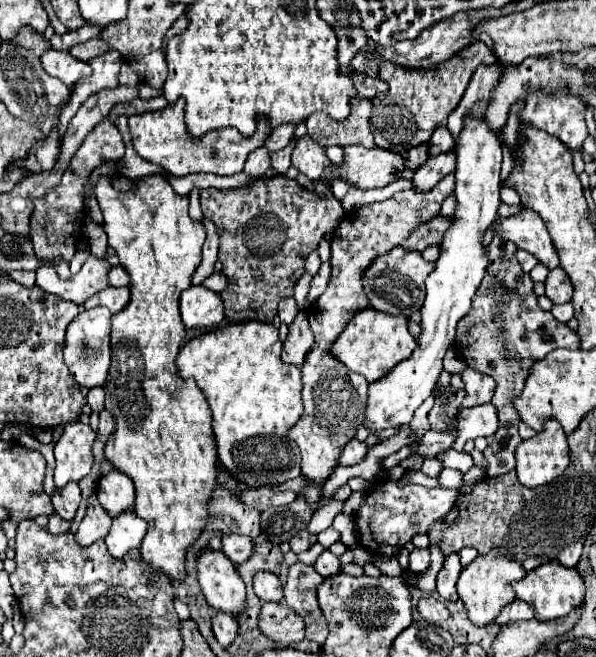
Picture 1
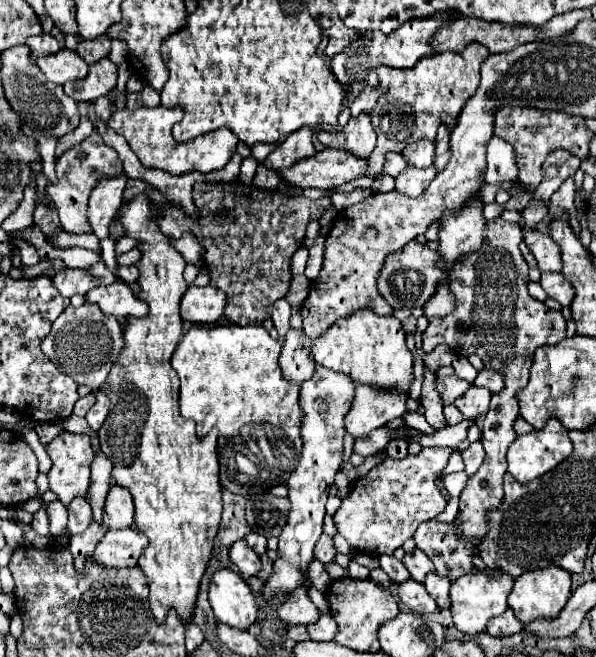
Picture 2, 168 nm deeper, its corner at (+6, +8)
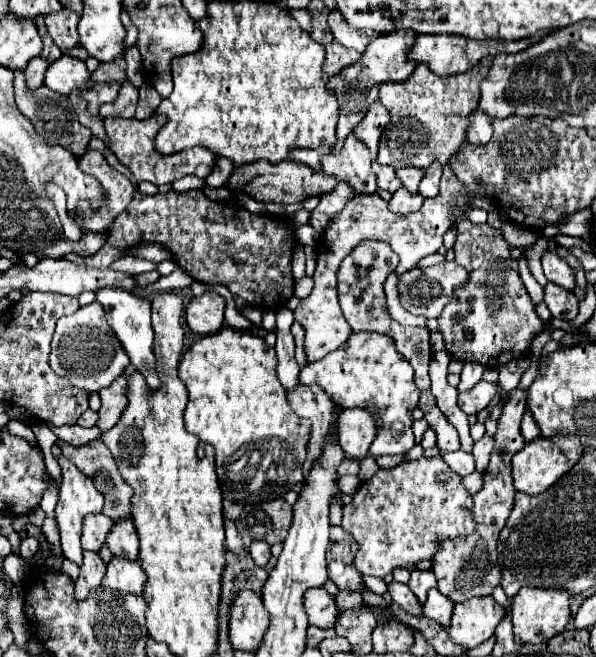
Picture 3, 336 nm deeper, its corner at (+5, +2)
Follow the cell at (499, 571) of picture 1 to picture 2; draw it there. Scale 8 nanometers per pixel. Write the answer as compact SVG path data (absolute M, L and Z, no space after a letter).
M472 568L472 572L460 576L460 580L454 580L450 586L450 600L452 600L450 610L452 610L454 626L466 634L476 634L486 630L488 620L508 608L506 598L508 592L512 590L512 584L514 580L506 572L492 572L480 568Z

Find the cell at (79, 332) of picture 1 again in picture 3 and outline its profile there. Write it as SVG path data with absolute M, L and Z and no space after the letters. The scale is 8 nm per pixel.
M93 302L89 306L81 306L71 316L63 316L57 322L53 342L51 342L49 364L57 376L71 380L73 386L89 390L89 392L99 392L129 366L129 358L121 342L109 328L103 306L99 302Z

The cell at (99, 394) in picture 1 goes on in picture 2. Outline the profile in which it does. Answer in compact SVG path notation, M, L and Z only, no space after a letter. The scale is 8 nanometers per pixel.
M94 392L82 396L82 398L74 404L74 414L76 414L76 416L86 416L86 412L92 408L92 404L94 404Z

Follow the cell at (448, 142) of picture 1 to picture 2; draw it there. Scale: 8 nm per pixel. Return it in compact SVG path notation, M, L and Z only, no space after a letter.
M418 140L416 144L410 144L408 148L404 148L402 154L408 160L408 164L412 164L416 168L426 168L434 160L434 142L432 140Z

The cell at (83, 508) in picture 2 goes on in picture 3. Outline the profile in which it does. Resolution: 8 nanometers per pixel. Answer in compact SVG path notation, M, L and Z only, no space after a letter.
M89 514L89 516L85 516L83 538L81 538L83 550L99 552L101 546L105 544L105 538L107 538L111 528L113 528L113 520L109 520L105 514Z

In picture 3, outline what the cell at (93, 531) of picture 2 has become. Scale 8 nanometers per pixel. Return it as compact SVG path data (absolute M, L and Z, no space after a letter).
M85 552L81 574L79 580L75 582L75 598L77 600L89 598L91 590L101 586L103 576L105 576L105 562L99 558L97 552Z

